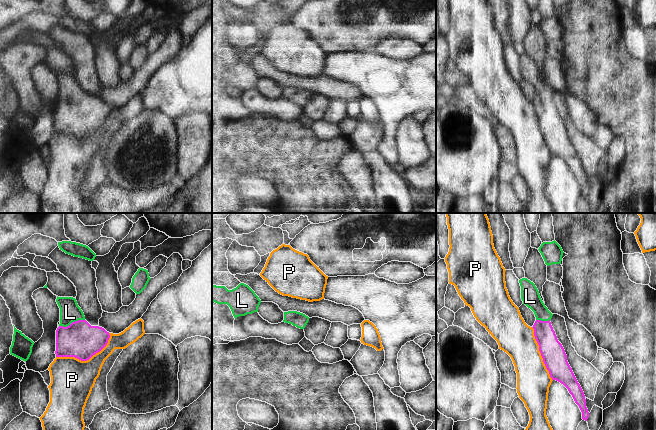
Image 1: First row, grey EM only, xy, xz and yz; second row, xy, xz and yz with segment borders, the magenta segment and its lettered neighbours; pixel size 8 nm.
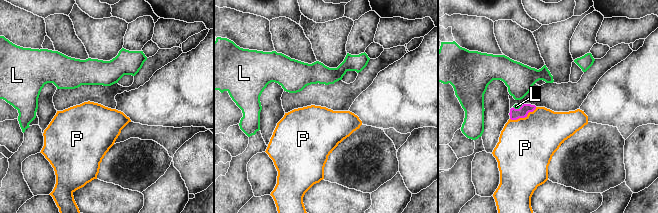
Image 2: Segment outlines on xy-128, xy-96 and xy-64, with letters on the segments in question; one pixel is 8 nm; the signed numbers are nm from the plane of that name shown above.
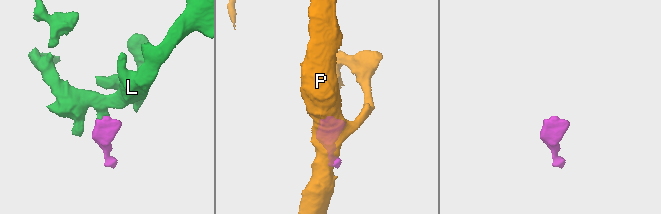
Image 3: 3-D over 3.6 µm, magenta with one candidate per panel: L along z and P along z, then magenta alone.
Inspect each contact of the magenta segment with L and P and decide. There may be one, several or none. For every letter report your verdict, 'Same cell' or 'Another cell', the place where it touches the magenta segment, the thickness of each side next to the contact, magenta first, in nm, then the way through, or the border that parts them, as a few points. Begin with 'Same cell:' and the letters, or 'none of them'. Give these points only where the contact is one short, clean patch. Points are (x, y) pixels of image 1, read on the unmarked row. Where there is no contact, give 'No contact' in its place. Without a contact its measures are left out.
Same cell: L
L: Same cell. Touches magenta at xy (72, 98). Thickness 280 nm (magenta) against 160 nm. Path across: xy (80, 116), (74, 110), (72, 98), (70, 88)
P: Another cell. Touches magenta at xy (86, 136). Thickness 280 nm (magenta) against 340 nm

